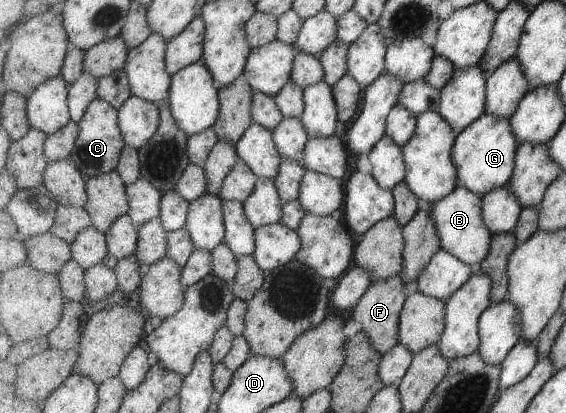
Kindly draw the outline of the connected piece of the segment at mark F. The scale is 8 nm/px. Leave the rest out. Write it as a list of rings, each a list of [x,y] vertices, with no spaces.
[[[402,274],[389,279],[377,280],[364,294],[362,300],[353,308],[353,320],[359,322],[376,350],[383,355],[389,353],[401,342],[401,314],[406,302],[406,280]]]

